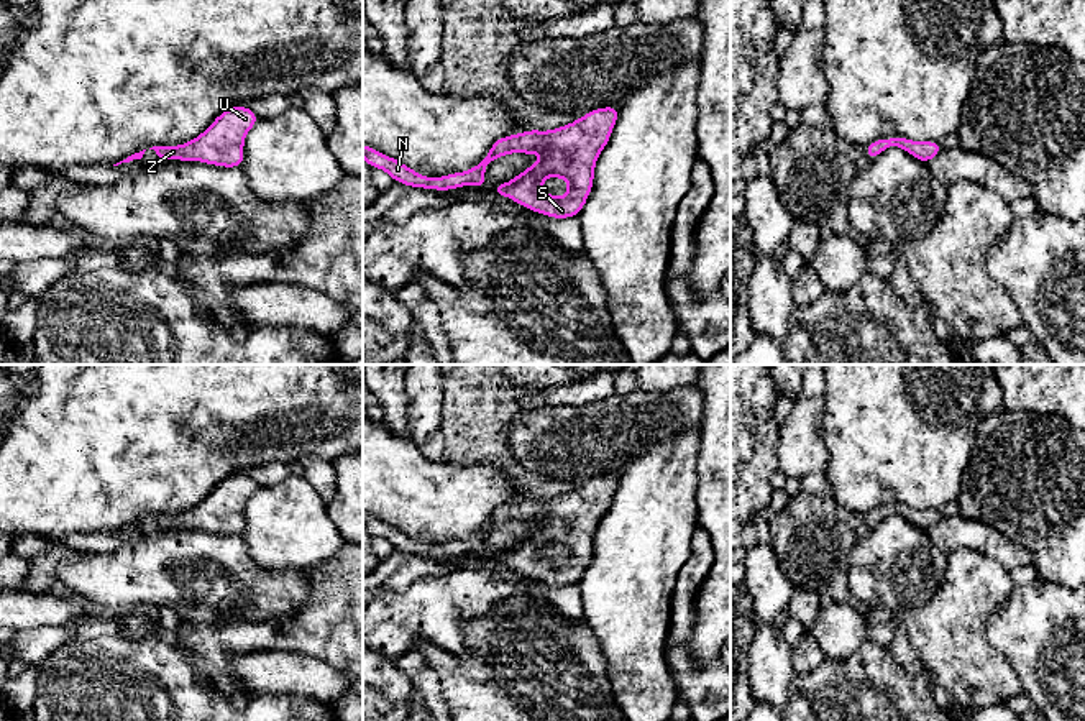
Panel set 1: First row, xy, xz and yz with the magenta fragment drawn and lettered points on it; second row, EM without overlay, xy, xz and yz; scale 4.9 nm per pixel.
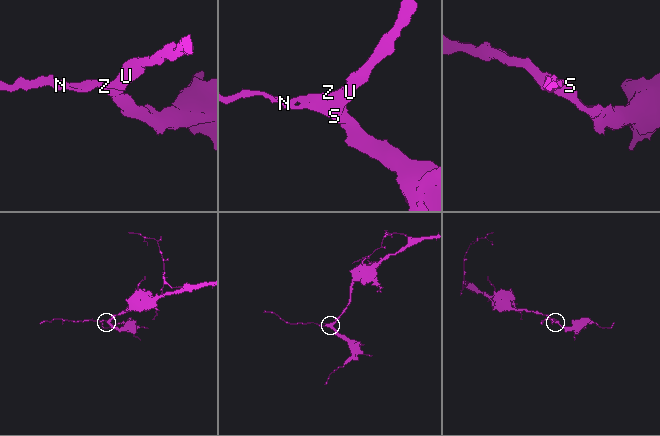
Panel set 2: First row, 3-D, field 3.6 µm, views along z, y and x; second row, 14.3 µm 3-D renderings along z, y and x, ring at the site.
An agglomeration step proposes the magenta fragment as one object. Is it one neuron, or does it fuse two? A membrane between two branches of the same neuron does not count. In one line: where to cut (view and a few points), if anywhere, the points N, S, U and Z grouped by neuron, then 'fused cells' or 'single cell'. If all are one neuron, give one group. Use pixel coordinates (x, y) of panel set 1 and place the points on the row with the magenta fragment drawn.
no cut | N S U Z | single cell

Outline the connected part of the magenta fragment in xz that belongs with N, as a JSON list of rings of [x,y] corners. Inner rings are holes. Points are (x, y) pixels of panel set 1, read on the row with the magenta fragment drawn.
[[[619,105],[594,108],[589,113],[579,117],[570,125],[553,128],[550,131],[525,130],[524,133],[497,138],[486,156],[471,169],[463,172],[451,172],[442,177],[425,177],[420,172],[410,169],[402,161],[397,161],[368,145],[363,145],[363,159],[368,166],[386,171],[392,181],[409,187],[428,189],[428,191],[455,191],[461,186],[486,187],[484,169],[497,158],[510,153],[532,154],[542,151],[543,156],[538,163],[529,166],[517,174],[512,181],[492,186],[492,195],[504,195],[515,204],[524,205],[527,210],[547,215],[550,218],[570,218],[578,217],[591,194],[594,182],[594,168],[601,151],[611,140],[612,128],[619,118]],[[545,177],[563,177],[570,191],[565,197],[553,197],[542,191],[540,186]]]

